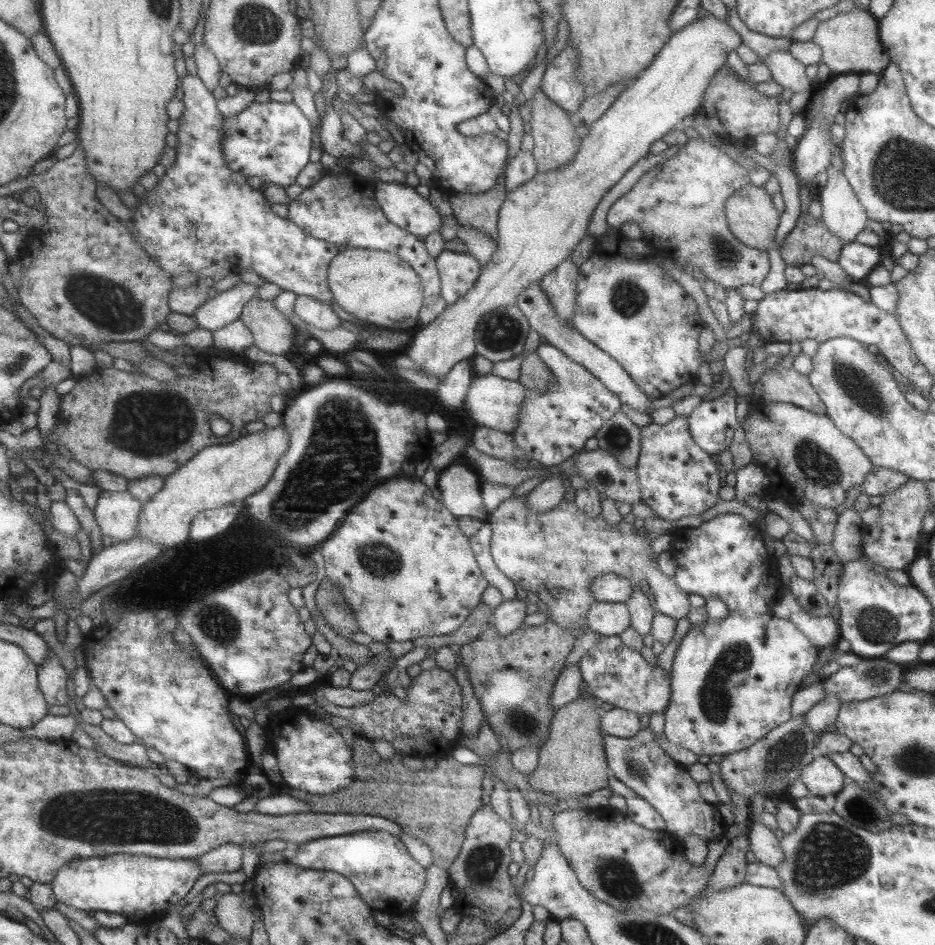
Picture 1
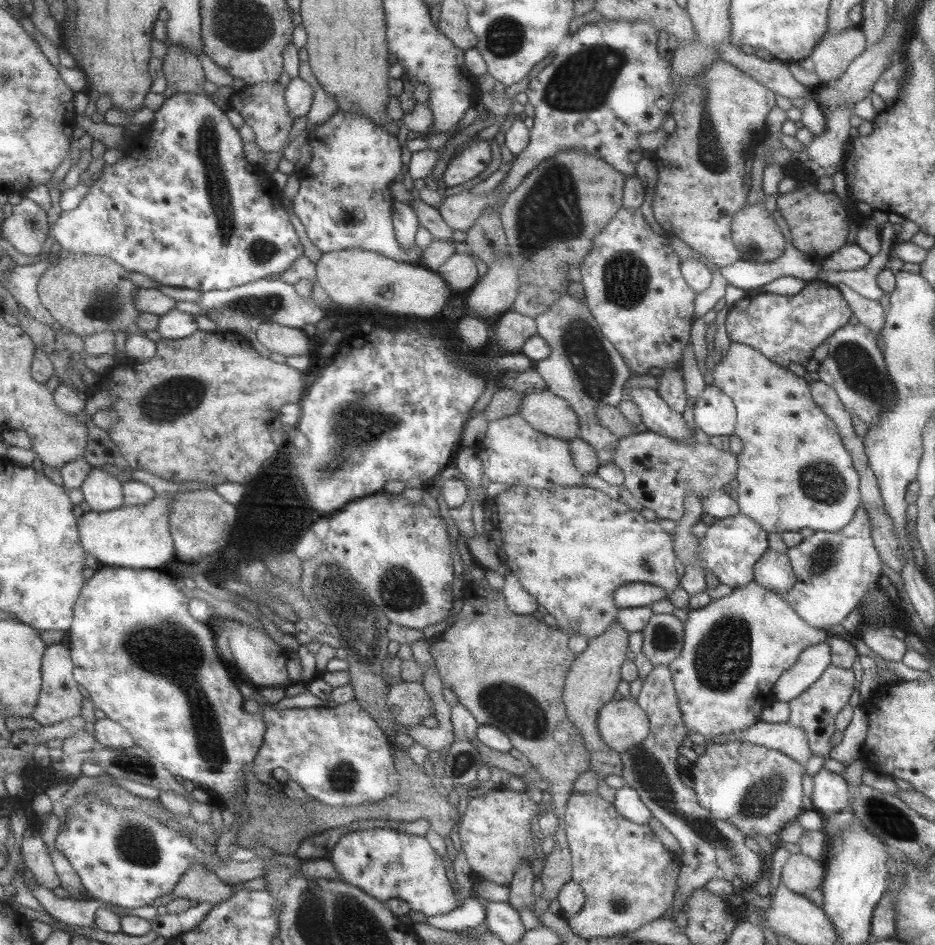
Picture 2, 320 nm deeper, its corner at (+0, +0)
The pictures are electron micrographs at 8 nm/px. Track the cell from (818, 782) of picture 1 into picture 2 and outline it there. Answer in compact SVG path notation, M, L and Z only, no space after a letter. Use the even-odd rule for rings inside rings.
M819 769L812 776L812 795L810 800L813 809L823 818L833 816L851 801L850 786L840 774L827 769Z

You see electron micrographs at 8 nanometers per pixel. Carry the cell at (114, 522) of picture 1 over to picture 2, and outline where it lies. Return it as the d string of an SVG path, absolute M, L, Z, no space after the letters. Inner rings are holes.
M91 467L78 489L91 511L108 511L123 506L121 482L99 468Z

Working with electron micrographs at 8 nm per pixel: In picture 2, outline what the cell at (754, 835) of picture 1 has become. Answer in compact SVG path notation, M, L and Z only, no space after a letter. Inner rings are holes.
M800 853L787 857L780 872L780 883L795 894L820 887L824 879L825 865Z

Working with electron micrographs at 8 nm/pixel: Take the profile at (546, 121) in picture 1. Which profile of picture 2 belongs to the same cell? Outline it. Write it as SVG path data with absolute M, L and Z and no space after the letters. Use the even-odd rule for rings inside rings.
M571 150L541 161L508 193L497 213L518 280L511 310L535 318L568 292L567 268L580 266L593 238L622 207L624 180L603 160Z

